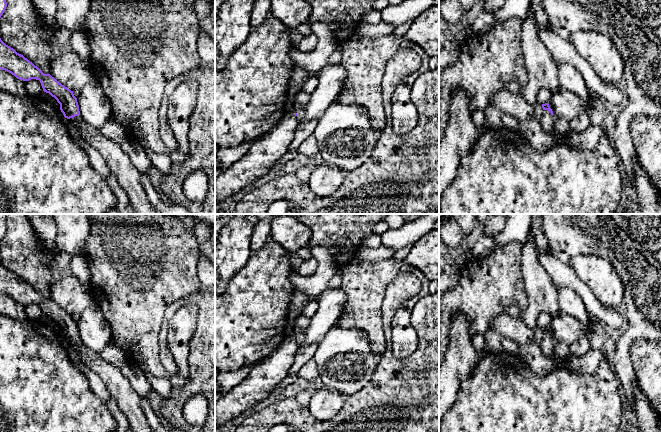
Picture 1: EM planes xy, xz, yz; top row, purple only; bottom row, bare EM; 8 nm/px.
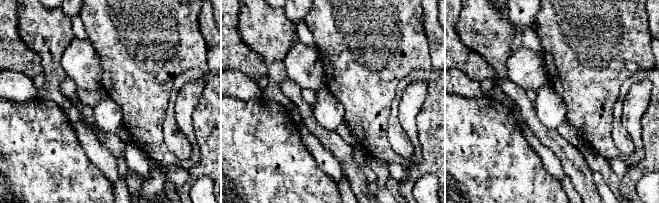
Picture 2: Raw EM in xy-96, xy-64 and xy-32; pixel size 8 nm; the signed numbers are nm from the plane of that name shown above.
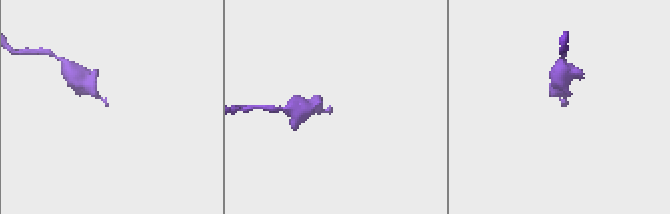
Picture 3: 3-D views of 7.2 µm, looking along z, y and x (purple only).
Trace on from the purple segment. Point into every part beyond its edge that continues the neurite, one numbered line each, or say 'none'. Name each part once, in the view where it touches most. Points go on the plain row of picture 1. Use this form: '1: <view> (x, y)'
1: yz (556, 350)

